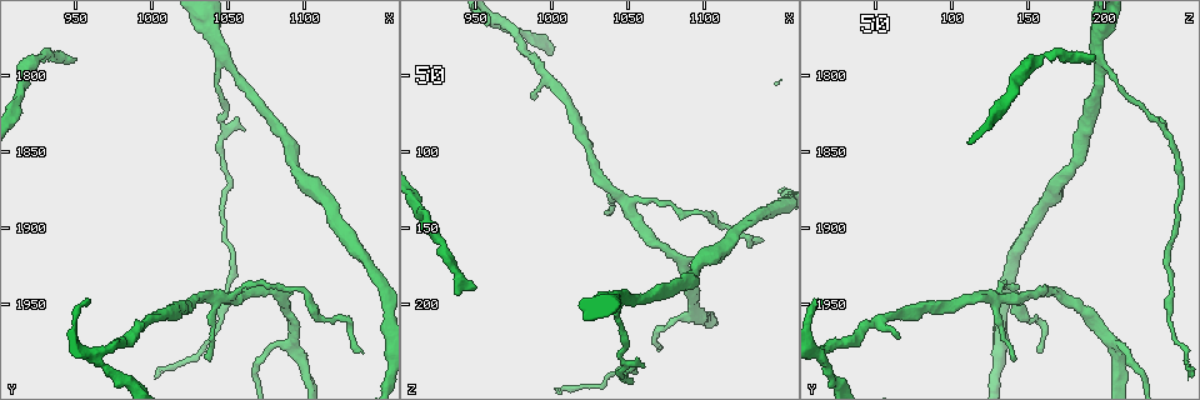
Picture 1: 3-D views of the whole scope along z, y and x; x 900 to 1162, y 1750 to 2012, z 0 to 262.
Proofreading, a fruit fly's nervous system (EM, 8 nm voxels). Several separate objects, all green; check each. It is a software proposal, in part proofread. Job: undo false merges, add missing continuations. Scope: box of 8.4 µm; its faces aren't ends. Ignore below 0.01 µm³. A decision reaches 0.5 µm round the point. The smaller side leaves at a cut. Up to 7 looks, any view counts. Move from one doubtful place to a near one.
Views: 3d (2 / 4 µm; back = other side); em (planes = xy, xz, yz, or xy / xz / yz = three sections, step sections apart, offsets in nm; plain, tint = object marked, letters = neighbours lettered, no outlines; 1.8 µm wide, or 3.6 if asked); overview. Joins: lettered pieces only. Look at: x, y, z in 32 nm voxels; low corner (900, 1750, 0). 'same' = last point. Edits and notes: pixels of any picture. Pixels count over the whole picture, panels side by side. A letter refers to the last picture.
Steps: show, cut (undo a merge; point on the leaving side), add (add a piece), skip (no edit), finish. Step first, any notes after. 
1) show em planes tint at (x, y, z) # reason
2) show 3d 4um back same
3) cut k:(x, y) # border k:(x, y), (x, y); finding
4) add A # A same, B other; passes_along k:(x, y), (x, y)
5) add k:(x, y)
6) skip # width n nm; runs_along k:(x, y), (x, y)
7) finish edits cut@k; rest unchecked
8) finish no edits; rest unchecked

show em planes plain at (1046, 1946, 132) # two arms in line, one across

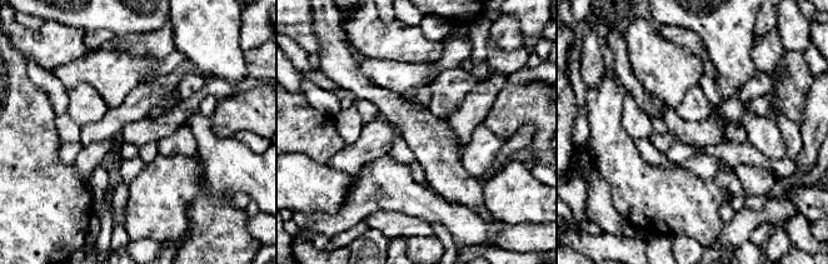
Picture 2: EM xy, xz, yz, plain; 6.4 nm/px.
show em planes tint same # with the object marked

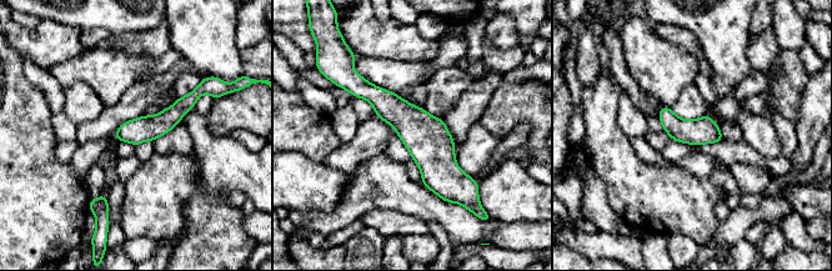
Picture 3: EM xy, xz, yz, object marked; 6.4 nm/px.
show em planes letters same

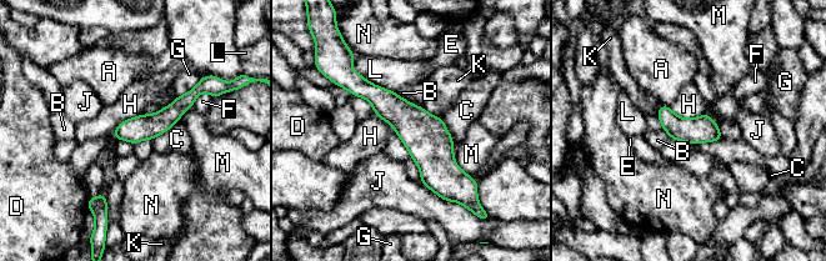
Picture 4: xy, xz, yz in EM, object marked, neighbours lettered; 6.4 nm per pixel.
skip # A other, B other, C other, D other, E other, F other, G other, H other, J other, K other, L other, M other, N other; runs_along 4:(358, 79), (432, 151), (450, 194); all the same neuron

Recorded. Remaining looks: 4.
show 3d 2um at (1088, 1974, 208) # branch point

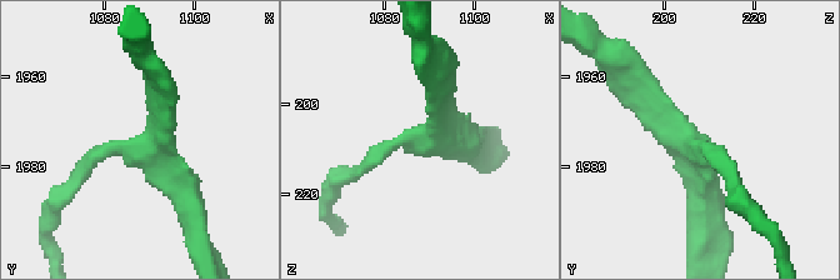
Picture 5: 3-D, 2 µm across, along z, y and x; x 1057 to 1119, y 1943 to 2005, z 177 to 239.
show em yz step 16 letters at (1090, 1976, 208) # arms 3

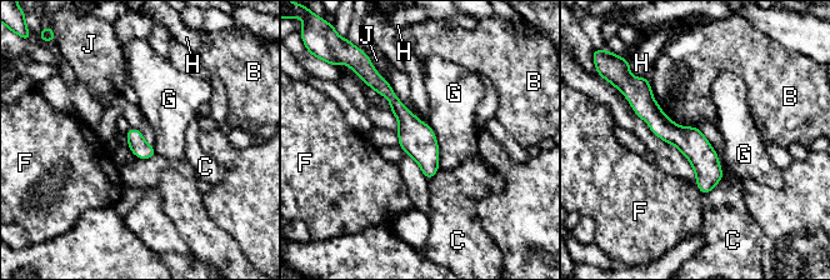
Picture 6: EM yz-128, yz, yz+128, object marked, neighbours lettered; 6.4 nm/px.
skip # B other, C other, F other, G other, H other, J other; runs_along 6:(639, 103), (705, 163), (705, 190); one neuron here

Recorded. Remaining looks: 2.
show em planes letters at (1050, 1790, 196) # thin arm on a thick one

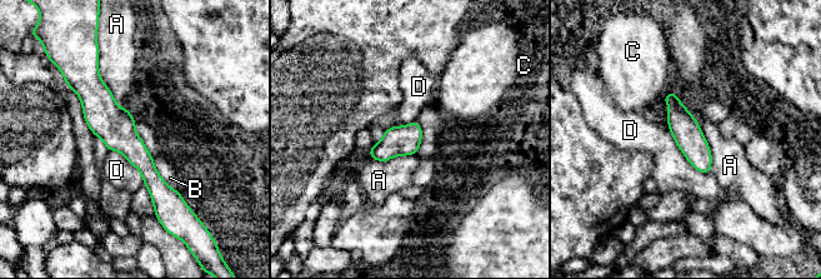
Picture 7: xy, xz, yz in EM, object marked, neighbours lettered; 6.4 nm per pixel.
skip # A other, B other, C other, D other; border 7:(667, 128), (684, 157), (710, 173); continuous, no second neuron

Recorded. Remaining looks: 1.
finish no edits; rest unchecked

